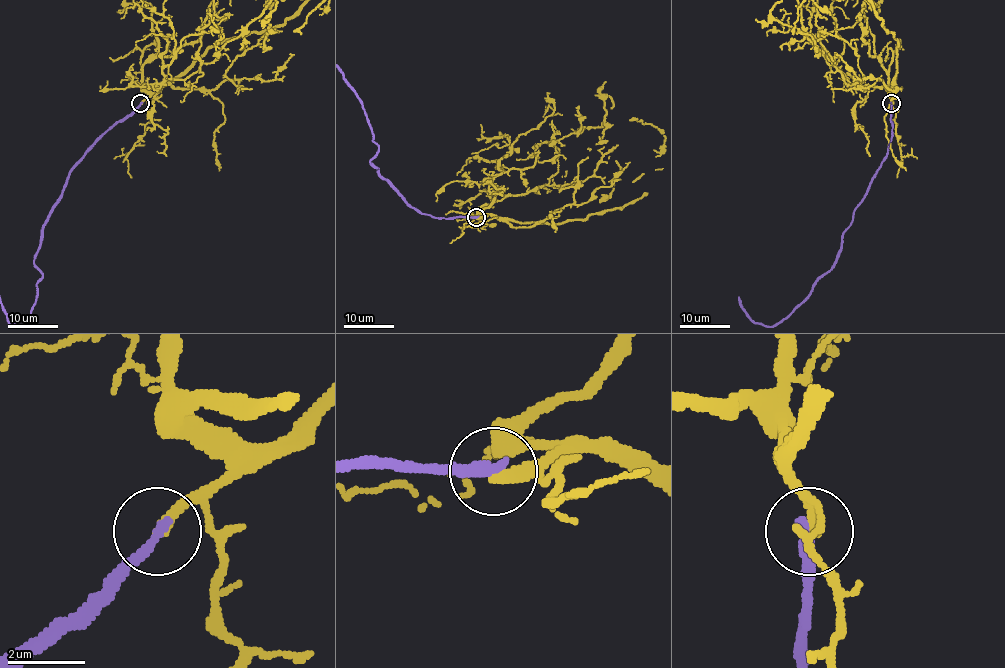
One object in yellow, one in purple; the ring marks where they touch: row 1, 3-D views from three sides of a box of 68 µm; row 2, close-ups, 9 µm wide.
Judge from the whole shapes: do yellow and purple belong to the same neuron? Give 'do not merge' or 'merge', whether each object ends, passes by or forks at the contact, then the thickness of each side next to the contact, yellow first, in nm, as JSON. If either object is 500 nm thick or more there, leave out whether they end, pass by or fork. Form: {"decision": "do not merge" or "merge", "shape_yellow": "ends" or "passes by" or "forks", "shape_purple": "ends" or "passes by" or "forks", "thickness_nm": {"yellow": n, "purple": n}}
{"decision": "do not merge", "shape_yellow": "ends", "shape_purple": "ends", "thickness_nm": {"yellow": 280, "purple": 280}}

